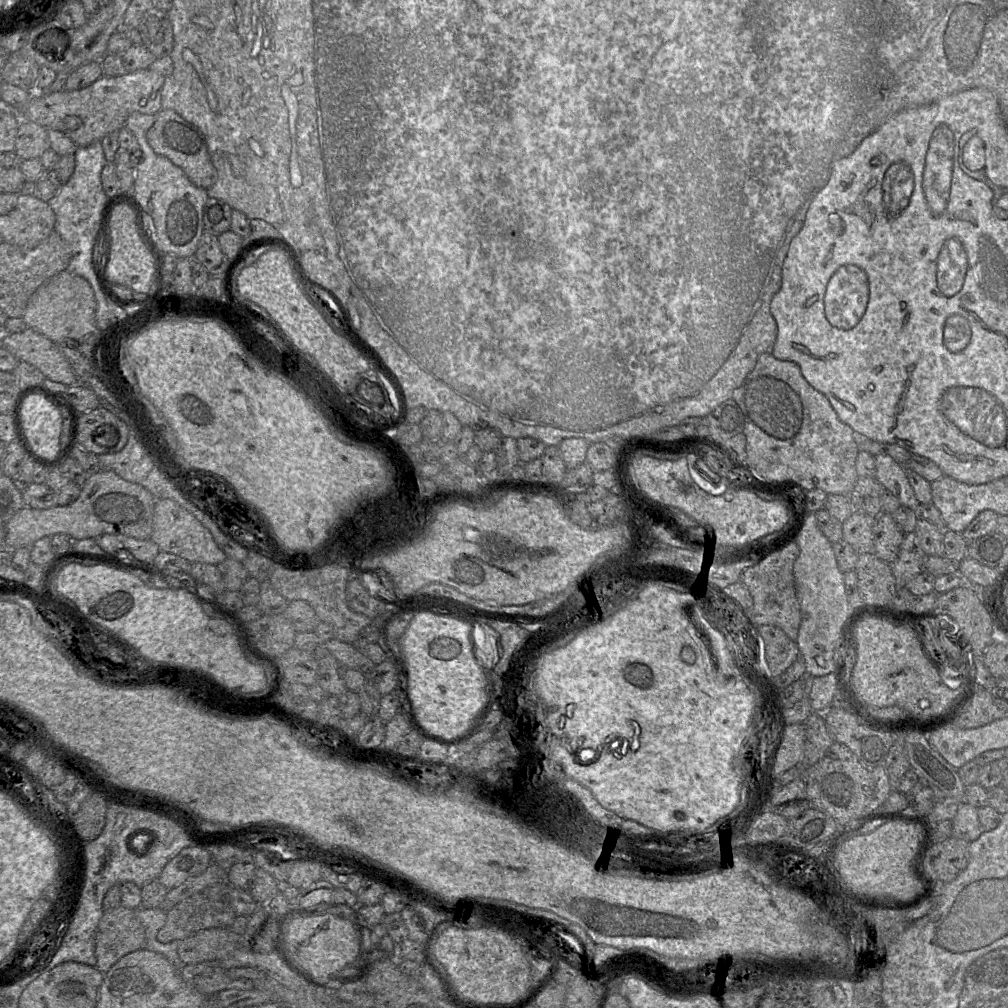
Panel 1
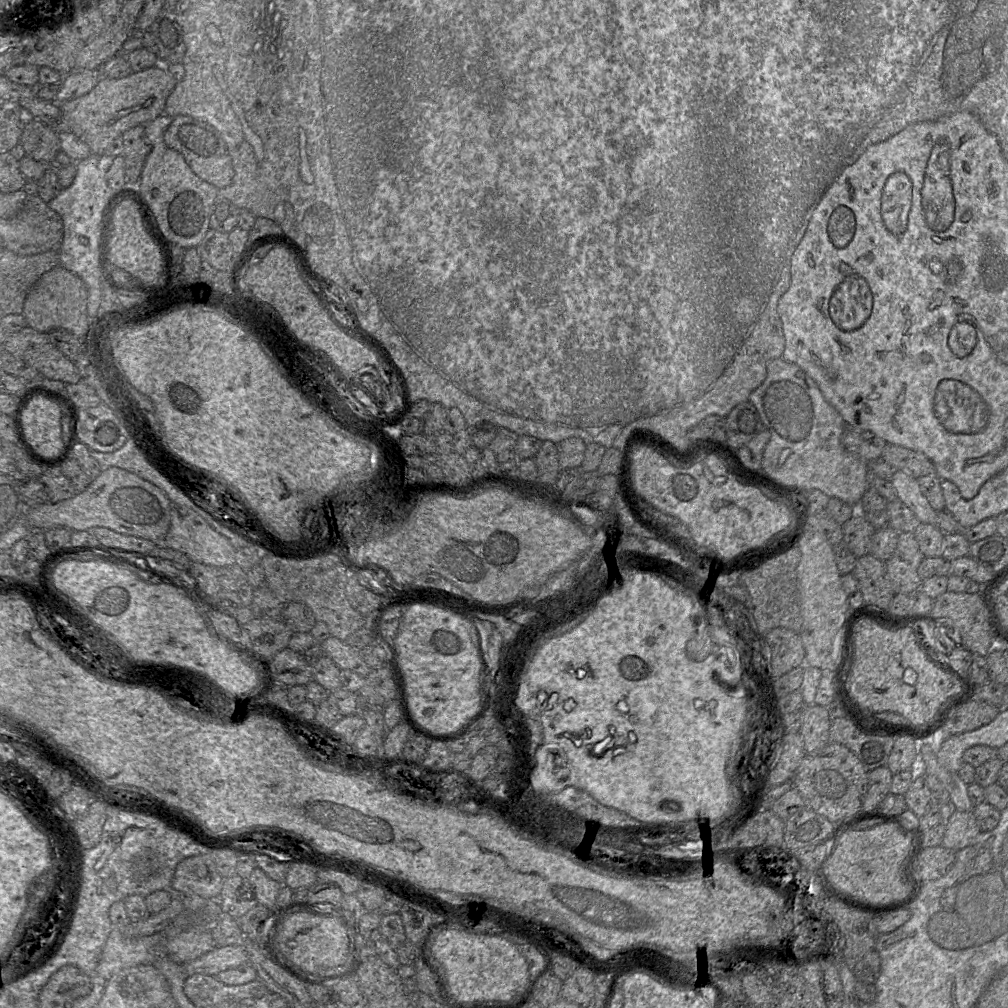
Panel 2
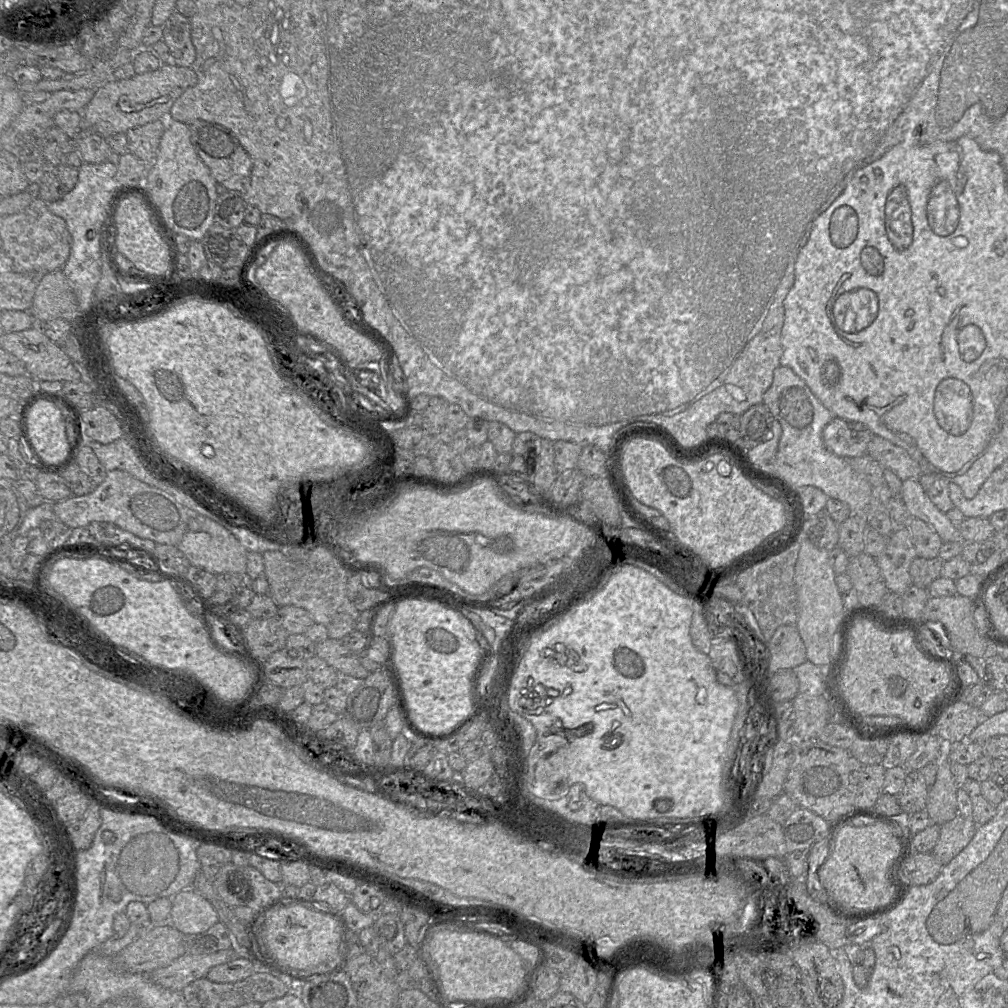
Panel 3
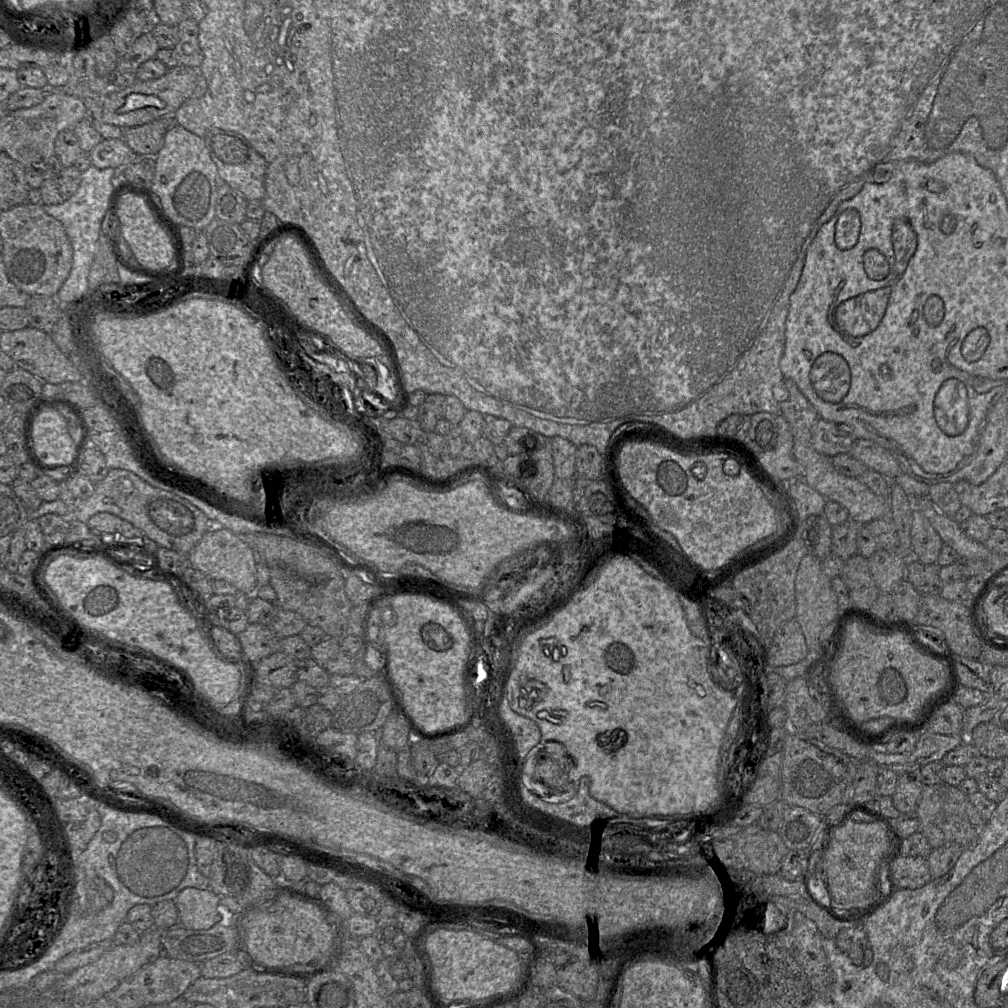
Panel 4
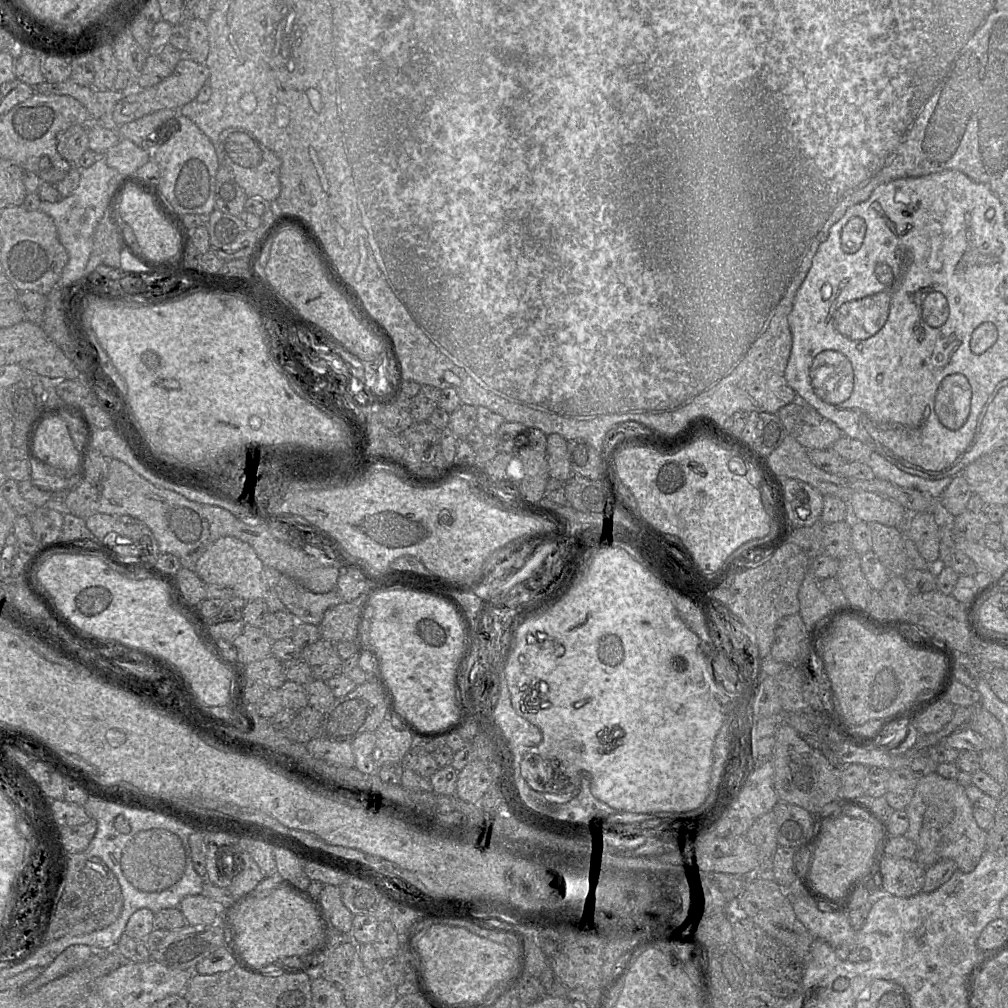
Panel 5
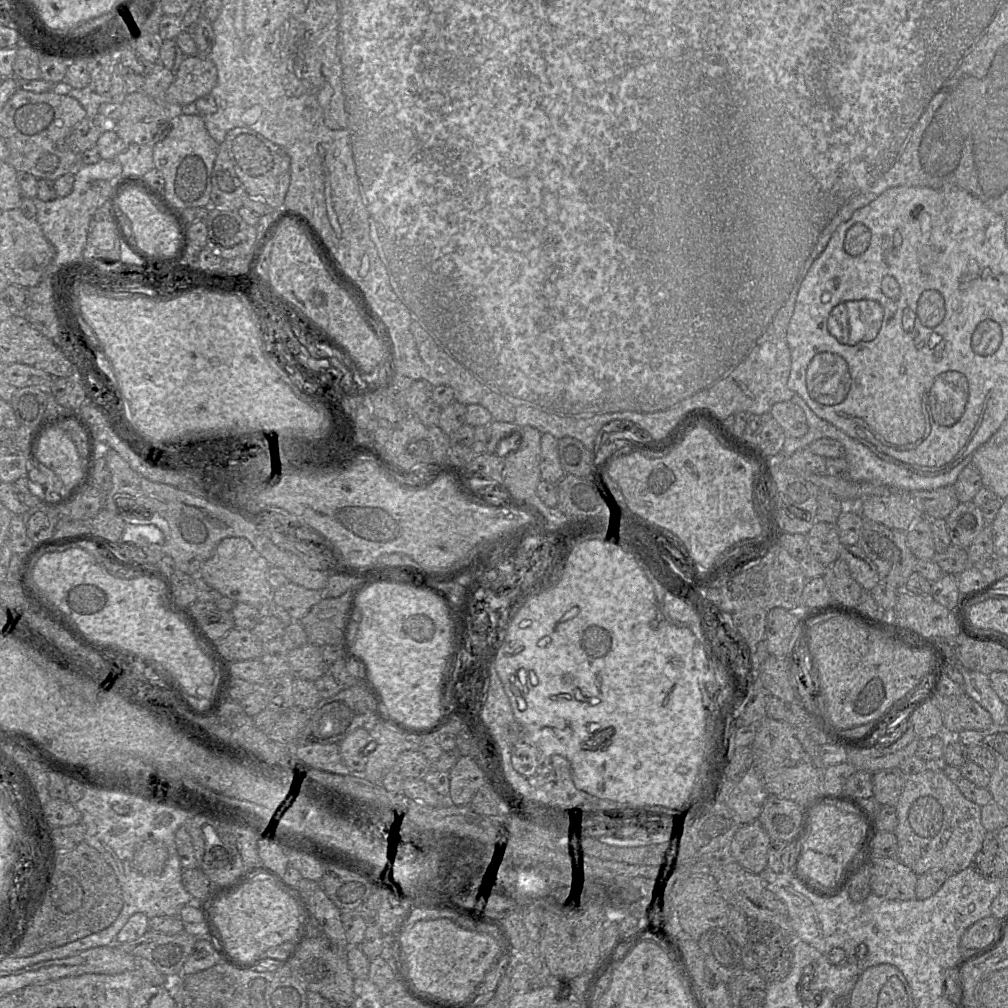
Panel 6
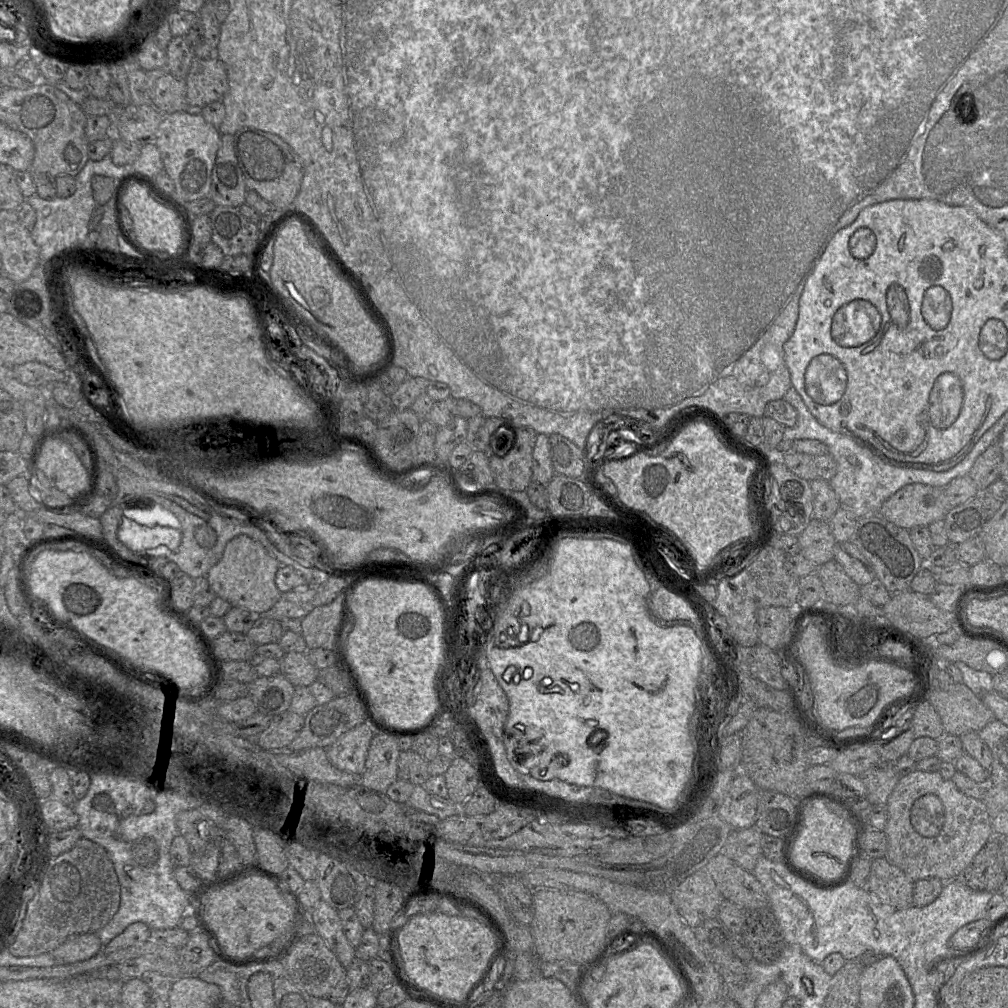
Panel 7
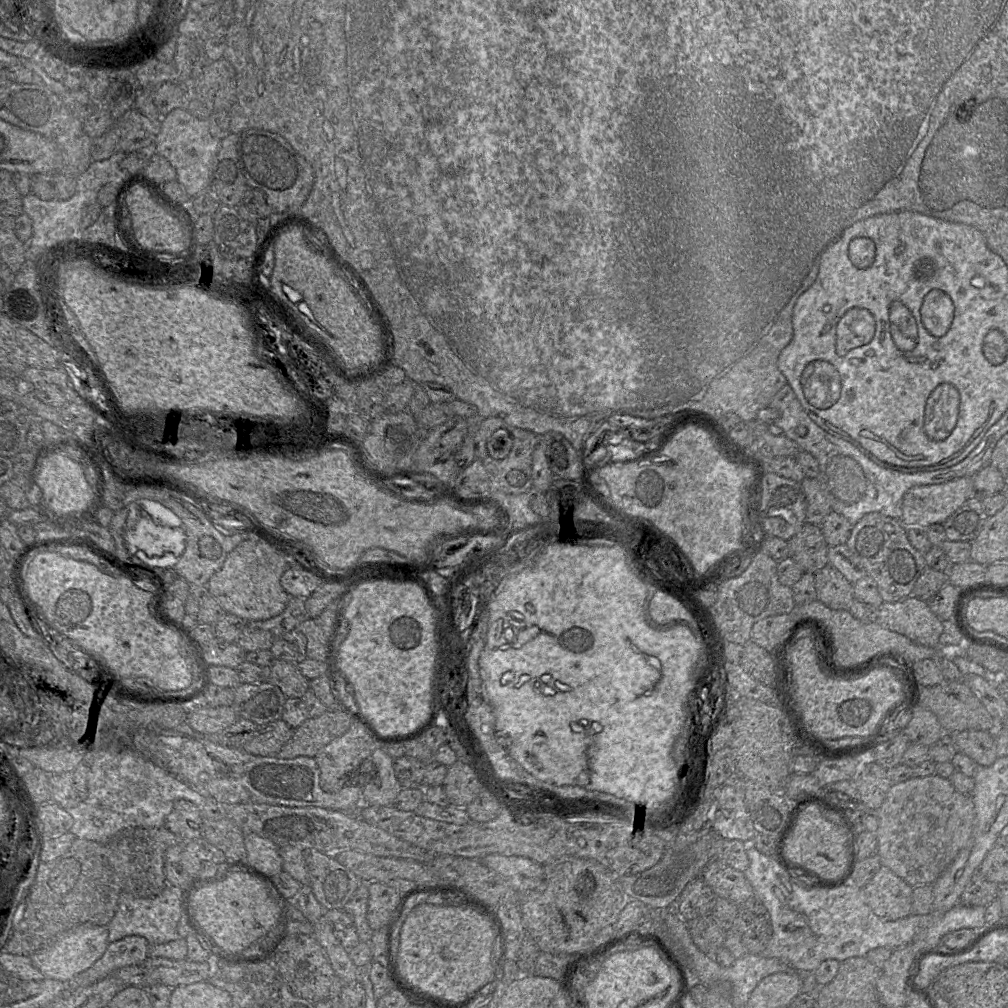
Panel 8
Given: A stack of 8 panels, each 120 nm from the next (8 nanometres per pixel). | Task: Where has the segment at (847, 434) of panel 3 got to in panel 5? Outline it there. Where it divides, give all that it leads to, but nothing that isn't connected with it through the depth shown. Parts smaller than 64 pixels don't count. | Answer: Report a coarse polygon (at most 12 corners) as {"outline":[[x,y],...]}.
{"outline":[[798,398],[778,412],[806,450],[829,449],[840,428]]}

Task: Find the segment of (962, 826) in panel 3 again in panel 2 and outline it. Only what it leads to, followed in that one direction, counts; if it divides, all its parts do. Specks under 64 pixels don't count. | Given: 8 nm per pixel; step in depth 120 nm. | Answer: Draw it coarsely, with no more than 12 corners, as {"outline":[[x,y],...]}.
{"outline":[[955,810],[941,845],[966,847],[981,831],[972,811]]}

